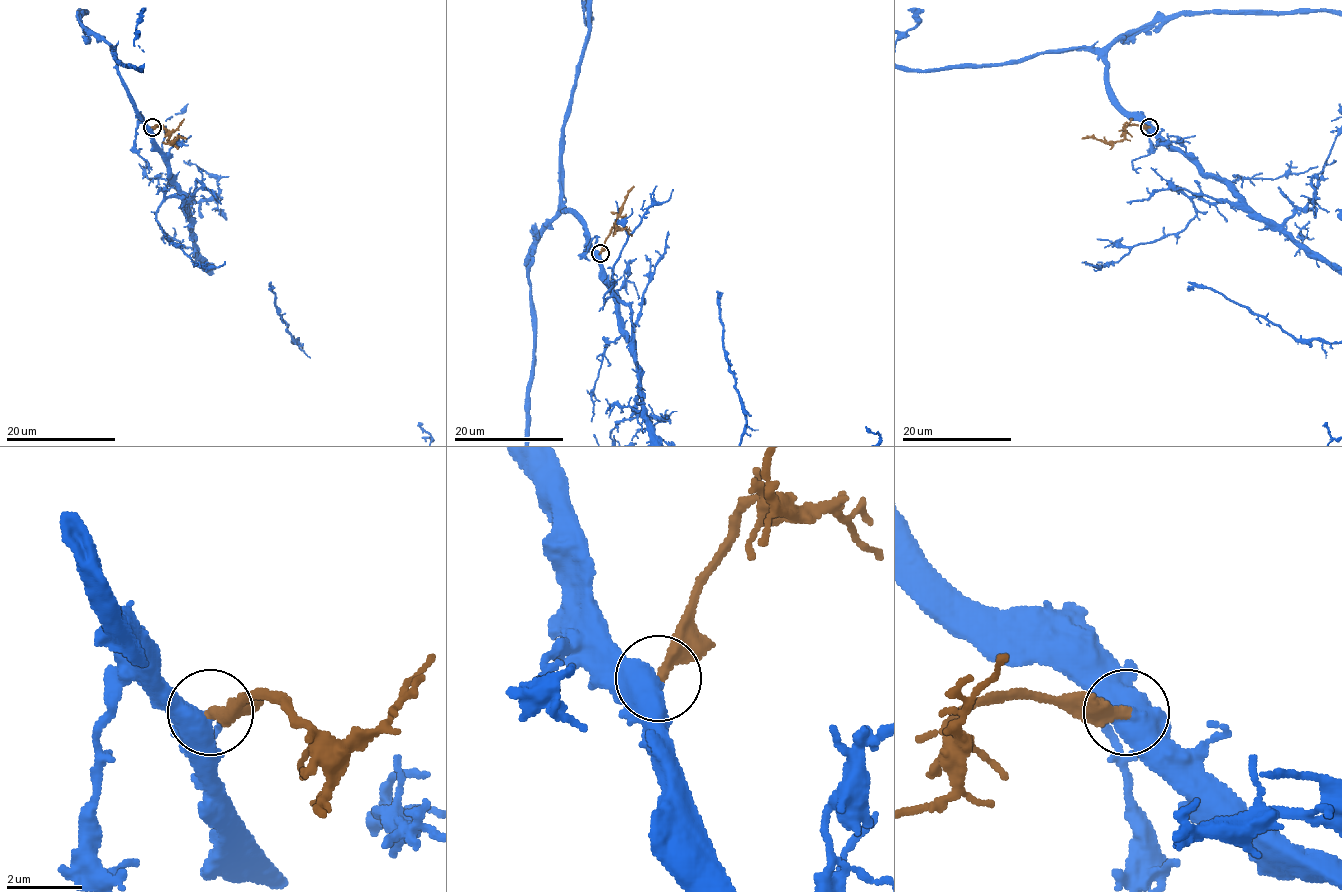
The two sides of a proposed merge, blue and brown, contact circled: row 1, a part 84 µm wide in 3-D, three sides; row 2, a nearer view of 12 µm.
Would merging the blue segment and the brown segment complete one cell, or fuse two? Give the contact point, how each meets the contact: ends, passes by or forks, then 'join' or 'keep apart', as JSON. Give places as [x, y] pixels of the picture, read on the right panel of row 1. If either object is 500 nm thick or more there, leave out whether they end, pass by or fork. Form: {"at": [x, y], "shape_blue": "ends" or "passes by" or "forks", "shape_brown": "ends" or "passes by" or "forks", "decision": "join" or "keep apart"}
{"at": [1149, 127], "decision": "join"}

